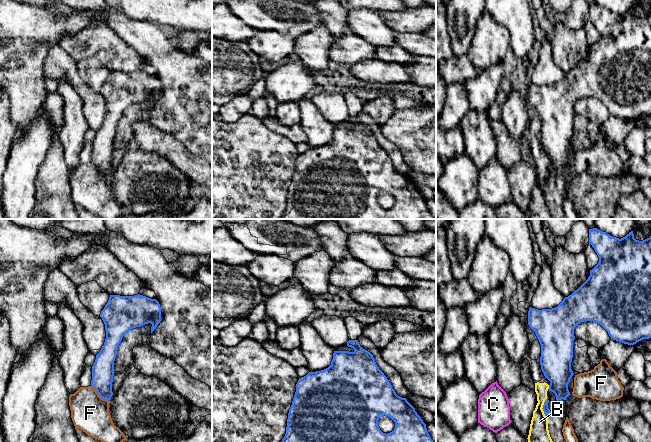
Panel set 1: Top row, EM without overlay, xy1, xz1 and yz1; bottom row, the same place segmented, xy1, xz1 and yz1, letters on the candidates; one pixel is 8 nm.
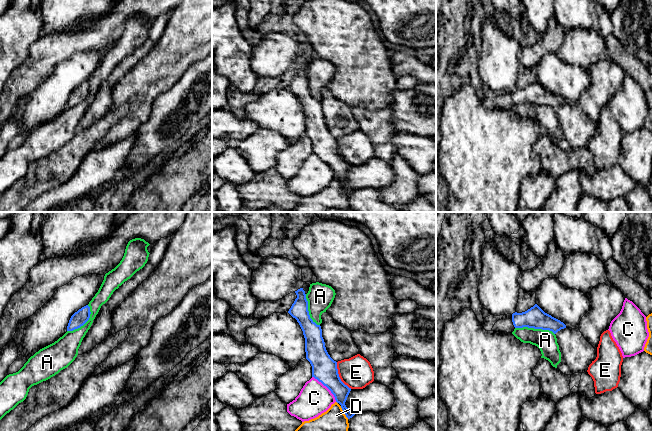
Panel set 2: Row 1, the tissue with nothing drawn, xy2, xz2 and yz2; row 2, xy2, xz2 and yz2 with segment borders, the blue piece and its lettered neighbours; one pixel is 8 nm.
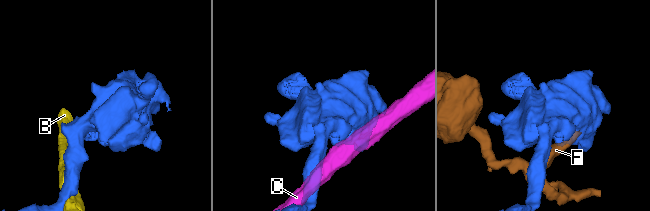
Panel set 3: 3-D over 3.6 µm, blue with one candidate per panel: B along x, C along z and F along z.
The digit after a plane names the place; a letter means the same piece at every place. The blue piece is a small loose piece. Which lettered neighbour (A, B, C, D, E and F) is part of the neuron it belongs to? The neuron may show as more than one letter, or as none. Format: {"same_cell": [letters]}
{"same_cell": []}

